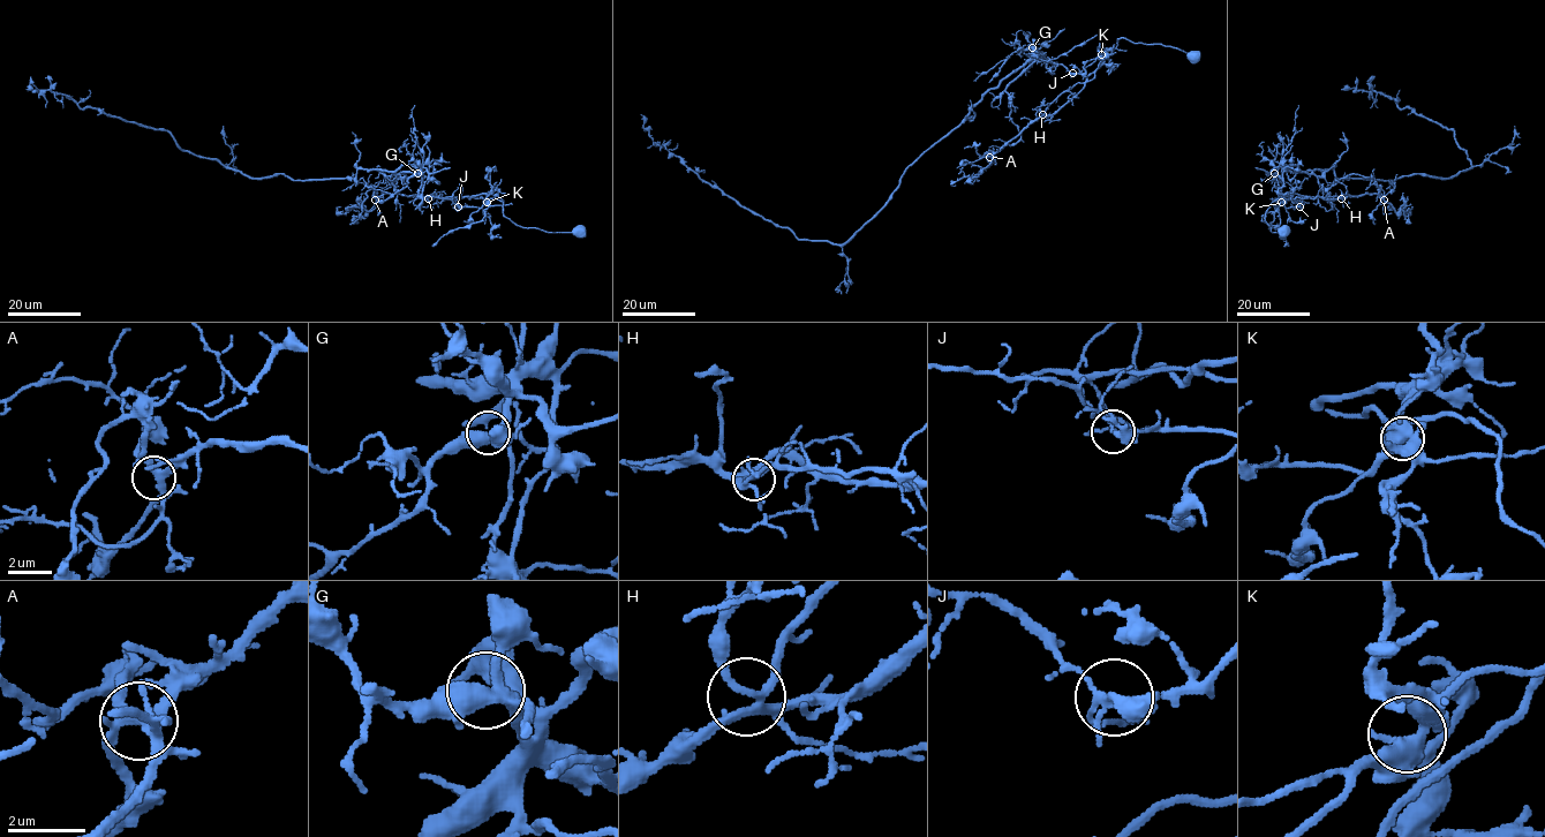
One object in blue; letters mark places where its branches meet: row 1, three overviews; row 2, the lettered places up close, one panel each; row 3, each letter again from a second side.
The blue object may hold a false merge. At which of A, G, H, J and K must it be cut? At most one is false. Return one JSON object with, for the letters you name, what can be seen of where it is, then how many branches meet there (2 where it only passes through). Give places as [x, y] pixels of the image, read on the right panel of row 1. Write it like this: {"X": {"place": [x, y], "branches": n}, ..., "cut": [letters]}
{"J": {"place": [1299, 206], "branches": 4}, "cut": ["J"]}

